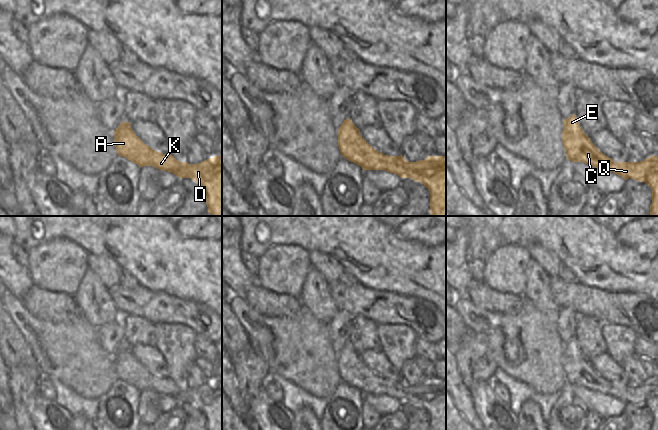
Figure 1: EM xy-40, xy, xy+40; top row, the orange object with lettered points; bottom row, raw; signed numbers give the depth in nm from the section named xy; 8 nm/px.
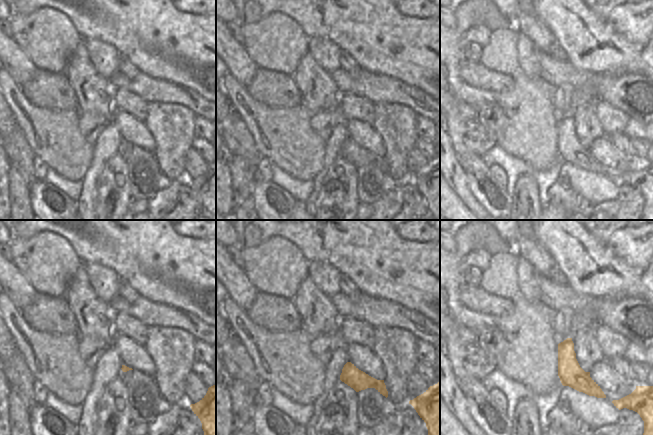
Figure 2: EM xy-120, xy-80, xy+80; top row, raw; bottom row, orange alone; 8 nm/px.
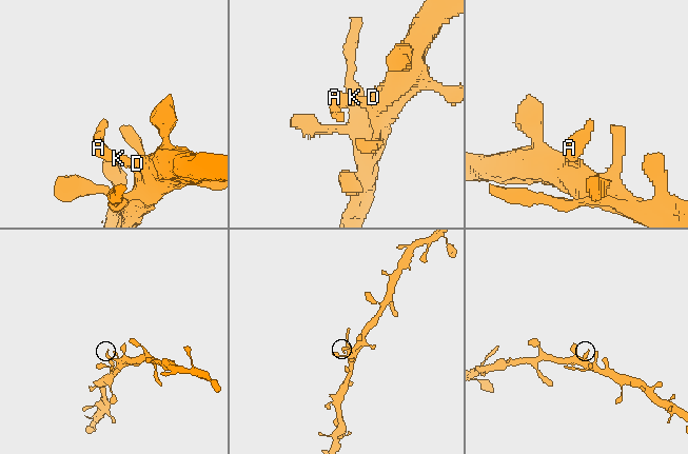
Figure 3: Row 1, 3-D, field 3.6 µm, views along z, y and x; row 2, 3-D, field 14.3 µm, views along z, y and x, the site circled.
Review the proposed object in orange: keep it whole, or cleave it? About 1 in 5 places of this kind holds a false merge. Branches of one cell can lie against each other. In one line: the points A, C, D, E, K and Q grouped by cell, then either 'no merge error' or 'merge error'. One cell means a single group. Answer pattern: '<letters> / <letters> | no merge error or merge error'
A C D E K Q | no merge error

